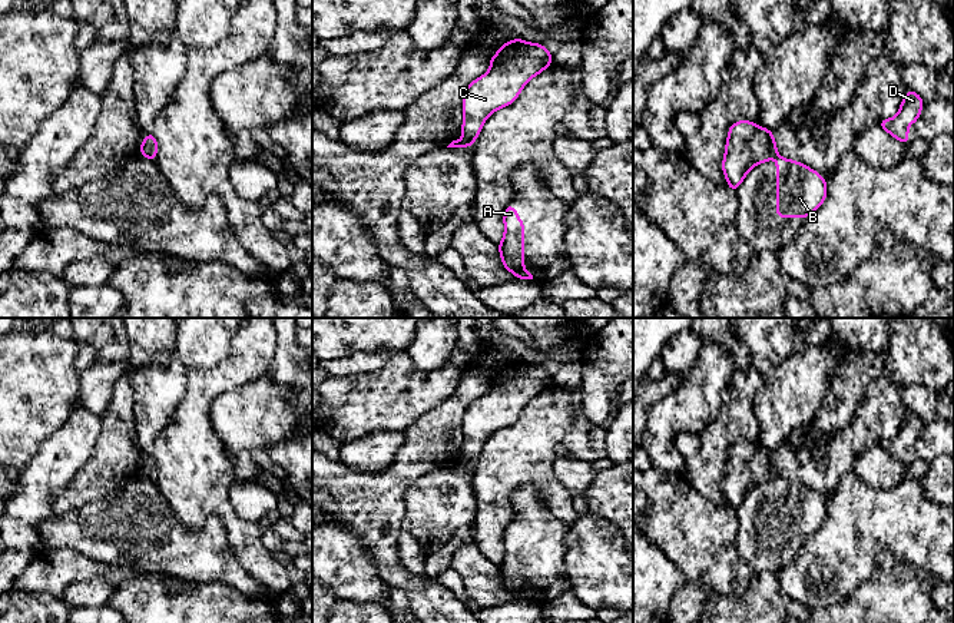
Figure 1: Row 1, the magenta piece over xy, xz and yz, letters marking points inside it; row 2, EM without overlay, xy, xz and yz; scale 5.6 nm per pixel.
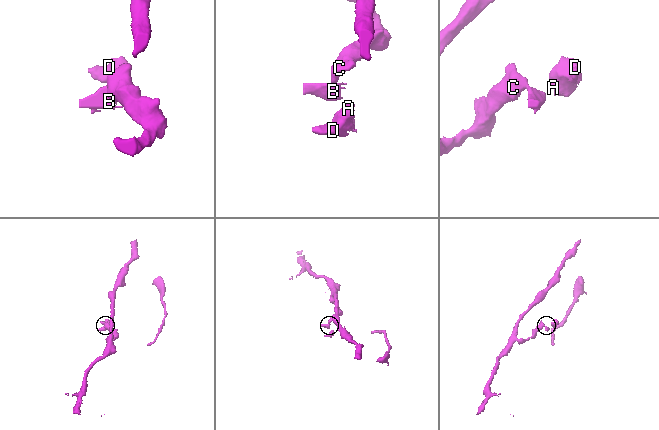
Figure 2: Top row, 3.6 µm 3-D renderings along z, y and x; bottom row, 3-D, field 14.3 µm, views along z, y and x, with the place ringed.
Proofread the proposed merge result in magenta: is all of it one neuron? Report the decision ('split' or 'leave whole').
split

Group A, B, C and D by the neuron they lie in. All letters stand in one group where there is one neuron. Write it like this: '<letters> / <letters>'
A B D / C

